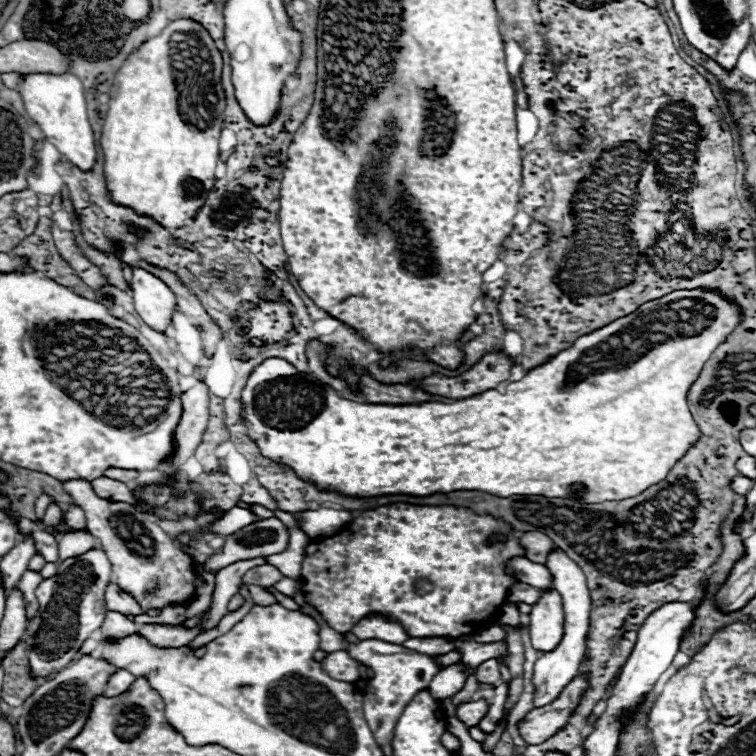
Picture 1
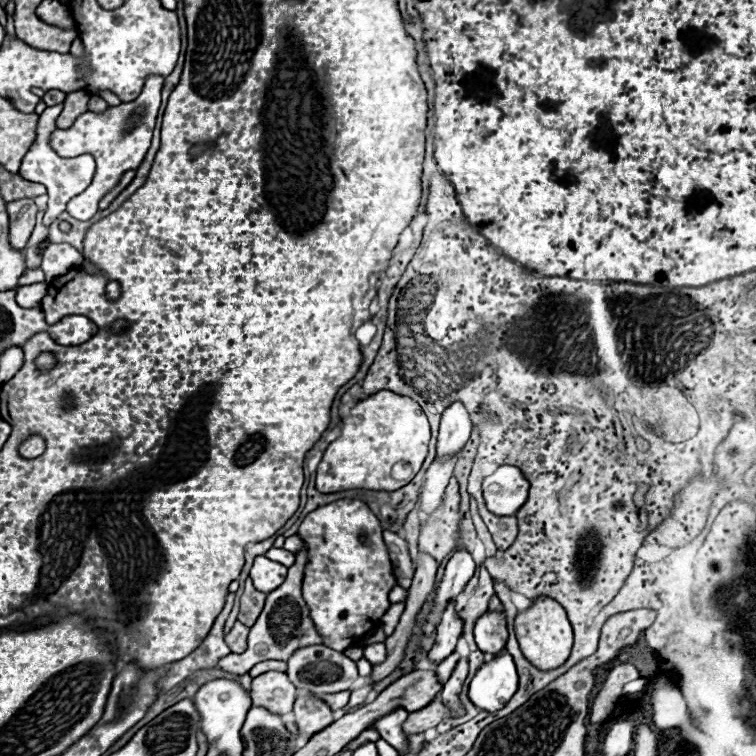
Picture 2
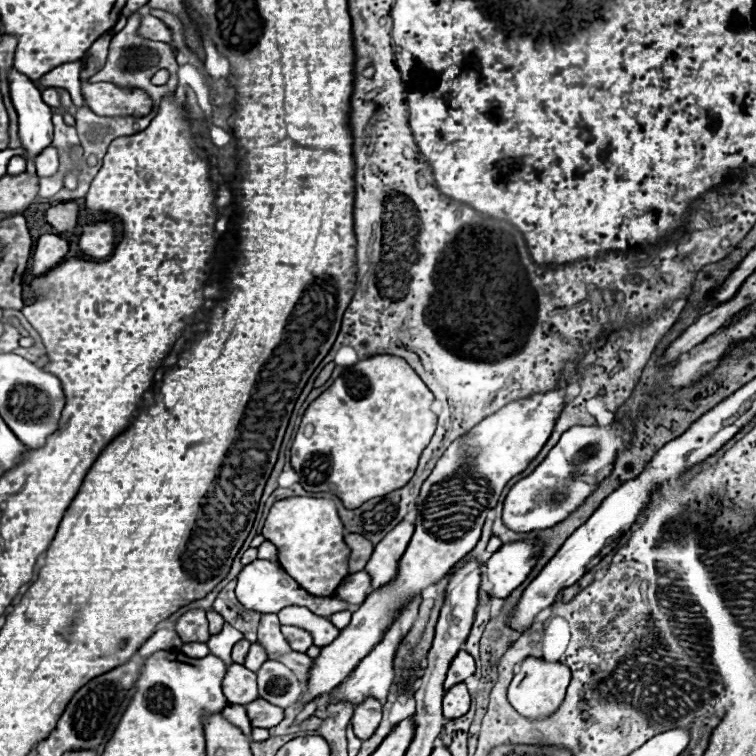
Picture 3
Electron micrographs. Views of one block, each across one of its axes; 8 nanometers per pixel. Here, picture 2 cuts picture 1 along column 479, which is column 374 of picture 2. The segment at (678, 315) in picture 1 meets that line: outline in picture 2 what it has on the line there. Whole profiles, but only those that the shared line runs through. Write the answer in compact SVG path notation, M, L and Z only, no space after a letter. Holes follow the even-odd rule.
M380 390L360 400L352 410L350 418L344 420L342 434L334 440L318 464L316 488L322 494L342 490L398 490L406 486L420 470L430 442L430 424L422 408L390 390Z

